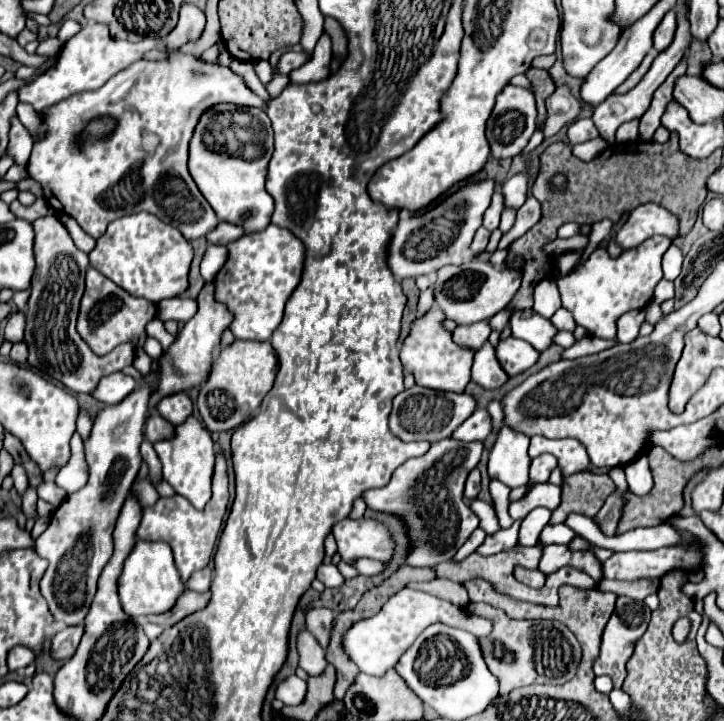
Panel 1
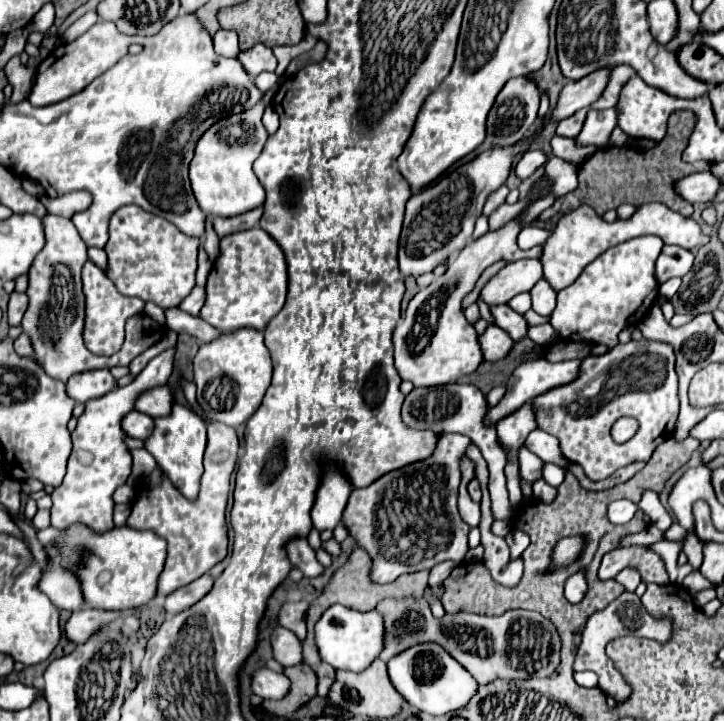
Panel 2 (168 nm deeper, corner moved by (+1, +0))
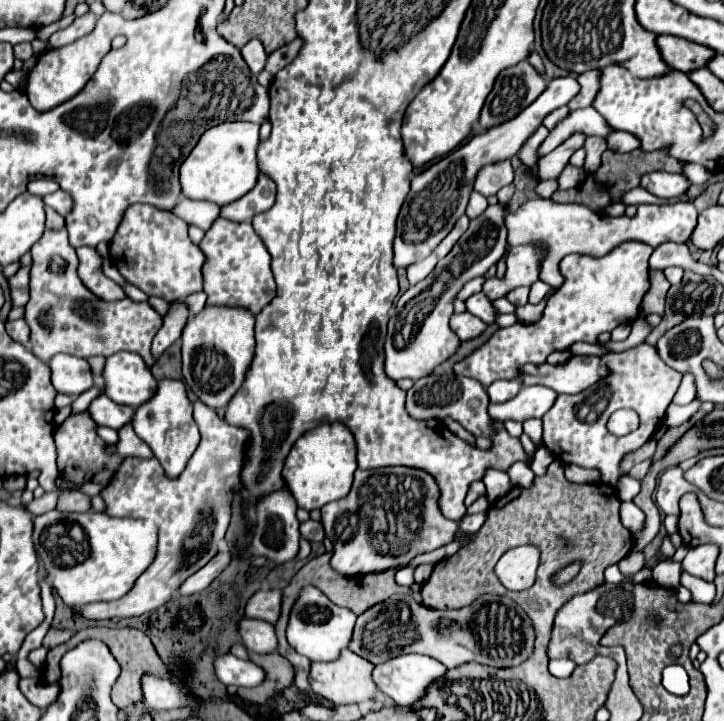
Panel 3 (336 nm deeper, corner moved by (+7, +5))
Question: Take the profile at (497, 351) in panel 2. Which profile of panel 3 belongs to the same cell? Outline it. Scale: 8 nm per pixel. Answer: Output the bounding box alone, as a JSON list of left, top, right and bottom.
[452,313,488,341]

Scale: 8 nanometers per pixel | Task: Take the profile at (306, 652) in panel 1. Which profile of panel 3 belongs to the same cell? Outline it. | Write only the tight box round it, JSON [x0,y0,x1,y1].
[240,619,278,653]

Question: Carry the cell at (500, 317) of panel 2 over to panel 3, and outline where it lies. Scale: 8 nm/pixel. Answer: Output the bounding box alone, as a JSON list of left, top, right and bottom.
[466,293,498,325]

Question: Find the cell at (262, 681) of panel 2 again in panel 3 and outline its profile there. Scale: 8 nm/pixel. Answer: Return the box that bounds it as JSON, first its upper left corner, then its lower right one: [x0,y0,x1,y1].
[214,655,264,687]

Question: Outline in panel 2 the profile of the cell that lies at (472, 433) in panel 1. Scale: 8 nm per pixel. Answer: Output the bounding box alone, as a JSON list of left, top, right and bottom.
[486,358,582,424]

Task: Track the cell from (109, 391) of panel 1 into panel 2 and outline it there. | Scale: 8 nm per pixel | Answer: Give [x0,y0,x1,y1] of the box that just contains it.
[66,370,116,402]

